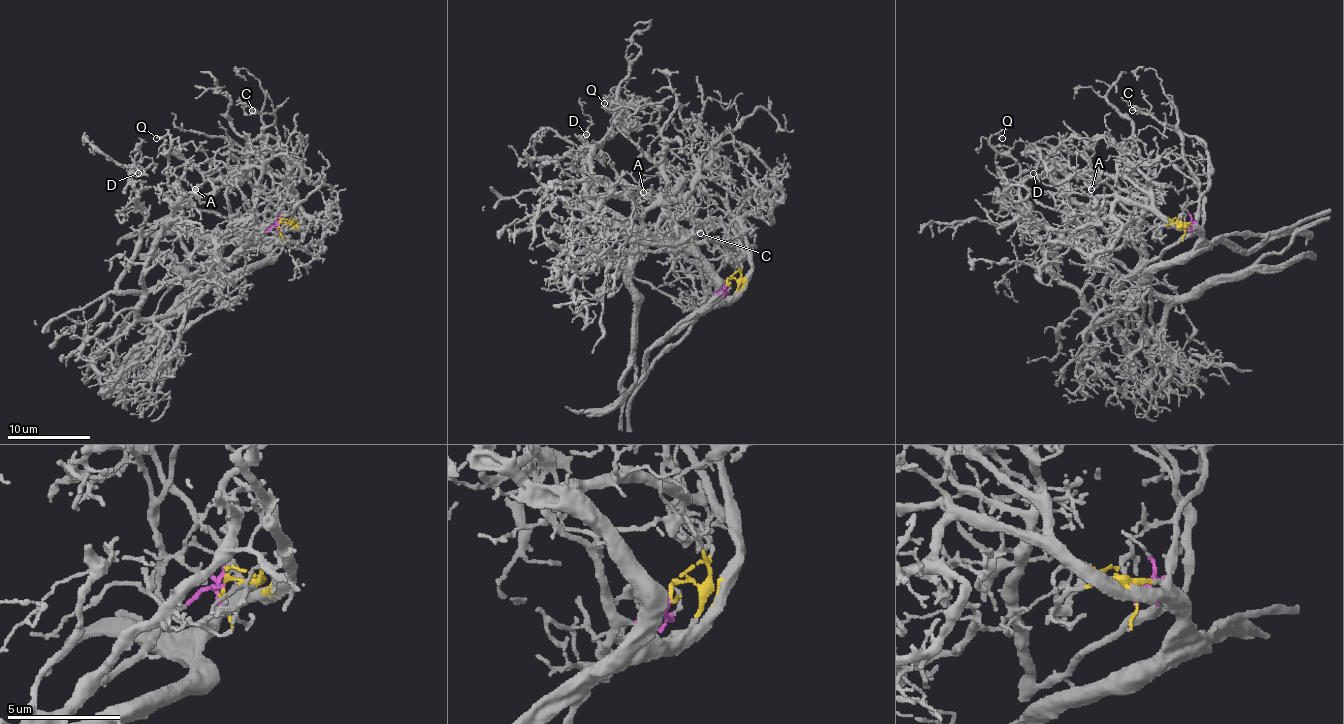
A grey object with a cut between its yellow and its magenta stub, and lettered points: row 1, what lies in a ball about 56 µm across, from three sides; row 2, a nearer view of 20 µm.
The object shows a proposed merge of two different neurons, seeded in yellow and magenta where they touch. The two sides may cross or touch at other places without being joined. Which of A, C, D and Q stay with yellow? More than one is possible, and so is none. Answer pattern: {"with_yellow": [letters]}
{"with_yellow": ["A", "D"]}

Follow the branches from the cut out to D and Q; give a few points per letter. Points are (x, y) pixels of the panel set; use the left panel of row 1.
D: (278, 225), (289, 227), (243, 274), (120, 291), (144, 217), (138, 173)
Q: (278, 225), (212, 270), (229, 221), (186, 206), (173, 194), (169, 138), (157, 138)

